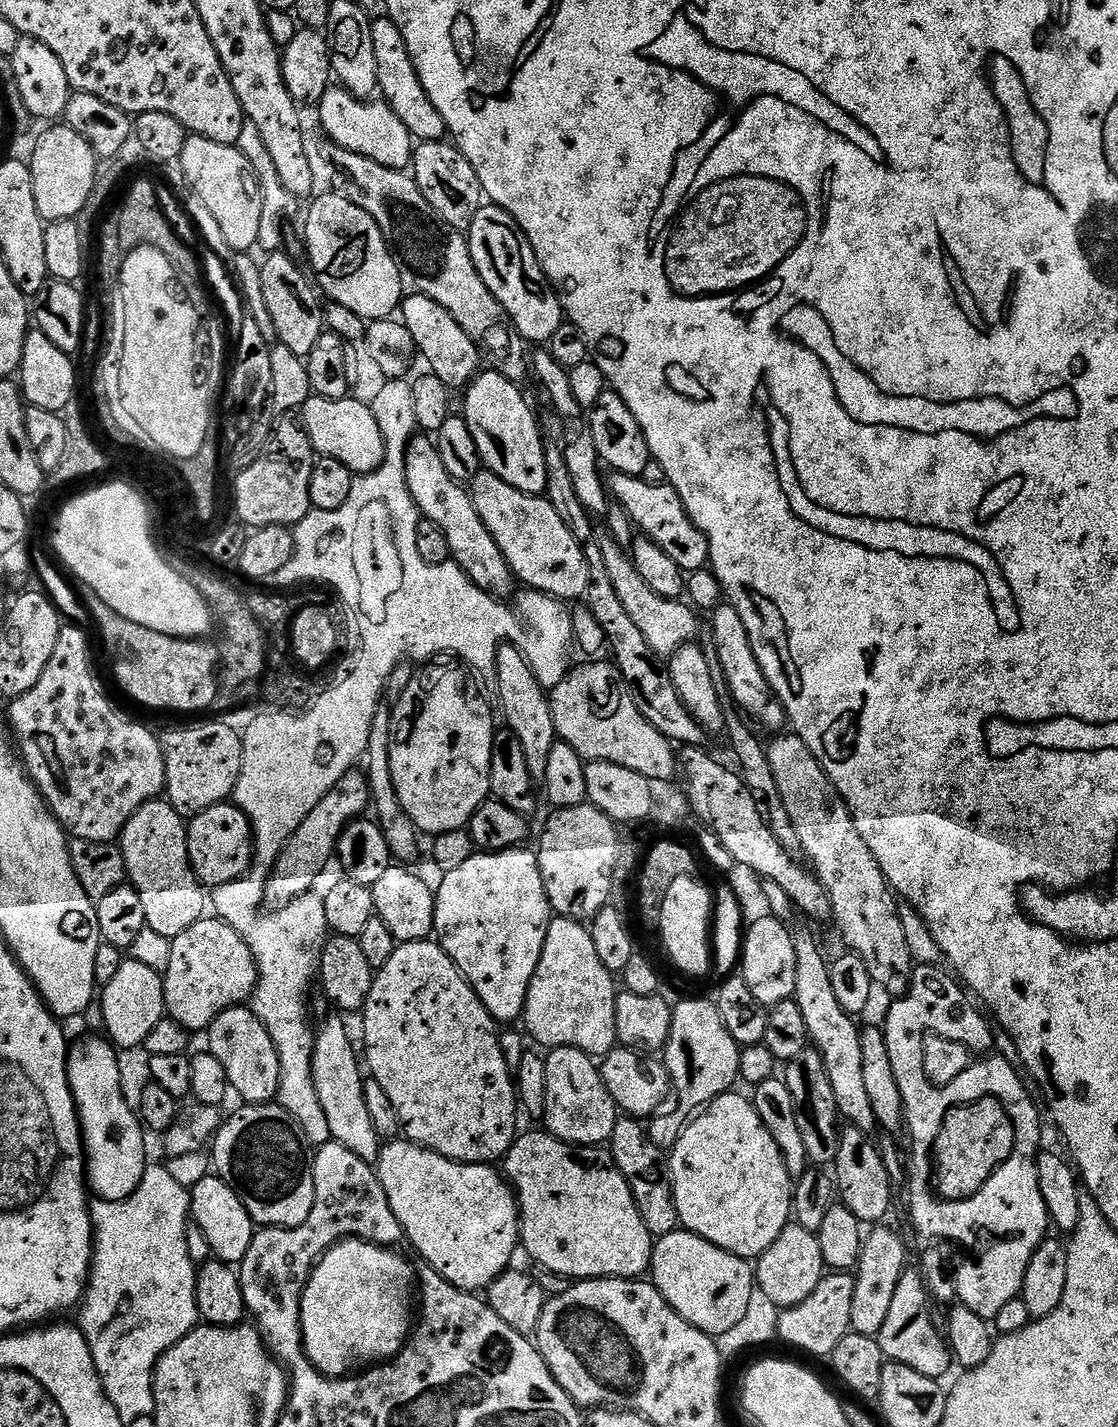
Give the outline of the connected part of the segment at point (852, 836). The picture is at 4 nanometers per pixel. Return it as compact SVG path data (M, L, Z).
M795 734L784 735L777 735L773 739L777 740L767 745L770 770L774 770L776 789L798 834L800 852L808 855L811 871L830 898L832 920L840 927L841 938L852 947L849 949L866 962L873 985L881 984L892 998L907 996L914 961L902 931L897 897L890 891L870 846L858 834L846 802L810 754L806 742Z

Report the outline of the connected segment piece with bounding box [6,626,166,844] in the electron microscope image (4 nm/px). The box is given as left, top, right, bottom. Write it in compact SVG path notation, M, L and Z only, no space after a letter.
M61 627L58 634L58 646L54 646L54 655L50 657L50 662L46 662L46 670L42 670L42 678L38 678L34 690L26 690L18 699L11 701L7 705L8 717L7 723L14 733L15 743L18 745L18 755L24 765L25 772L28 773L29 780L36 785L40 795L48 804L53 816L60 821L65 833L69 837L77 840L85 840L88 843L111 844L119 841L121 834L124 832L126 822L134 815L143 804L148 804L157 799L165 791L164 783L166 782L166 762L162 754L160 745L160 736L152 733L144 724L139 724L136 720L131 720L126 713L120 708L112 705L110 697L104 693L104 688L100 685L98 677L92 673L92 648L88 645L88 636L80 628Z

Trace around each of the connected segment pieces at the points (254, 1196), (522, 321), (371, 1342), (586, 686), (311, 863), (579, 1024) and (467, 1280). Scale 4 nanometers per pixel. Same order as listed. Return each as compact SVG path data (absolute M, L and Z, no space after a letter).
M257 1104L255 1106L241 1107L241 1112L236 1112L232 1117L225 1119L221 1123L220 1128L216 1132L216 1139L210 1145L210 1159L214 1165L215 1175L222 1177L231 1188L234 1194L238 1194L238 1198L242 1198L242 1206L246 1206L246 1210L250 1214L253 1225L263 1226L265 1228L297 1228L302 1226L302 1222L306 1222L306 1218L310 1218L310 1210L314 1210L314 1174L312 1173L312 1157L308 1139L304 1136L302 1126L298 1126L298 1122L289 1114L285 1108L273 1106L272 1104Z
M488 202L480 207L478 214L474 214L474 222L467 228L466 235L470 258L482 282L486 282L490 294L498 298L518 334L529 345L547 345L554 338L558 326L566 322L564 308L516 219Z
M349 1238L335 1244L312 1270L312 1277L300 1297L300 1325L304 1331L304 1352L324 1376L343 1378L365 1366L387 1362L408 1343L414 1324L414 1285L418 1276L404 1256L388 1246Z
M615 663L573 667L568 677L551 689L550 703L557 737L584 761L601 760L626 766L626 770L634 770L647 780L677 779L677 749L642 716Z
M363 771L348 772L332 787L330 794L326 794L326 798L322 798L322 802L318 802L318 806L314 806L314 810L310 810L306 818L302 818L302 826L298 826L298 830L294 830L294 834L285 842L276 865L268 874L264 887L265 905L272 910L285 908L300 896L309 895L315 889L312 887L315 886L320 871L328 863L333 863L340 835L352 821L361 819L369 808L368 780Z
M567 918L553 919L550 930L546 934L546 946L542 950L542 958L538 962L538 970L534 970L534 978L530 982L528 987L528 993L526 994L526 1002L524 1003L524 1014L522 1017L522 1024L528 1027L526 1029L527 1035L537 1040L540 1044L545 1044L545 1049L551 1050L553 1048L577 1048L586 1053L587 1056L593 1058L603 1058L617 1047L618 1041L616 1038L616 997L618 995L618 984L614 981L613 973L606 970L606 966L602 966L602 958L598 958L598 950L594 950L594 938L591 931L581 921L570 920Z
M397 1138L381 1147L380 1156L374 1167L382 1182L382 1190L386 1190L390 1210L394 1210L394 1218L398 1218L398 1222L404 1228L407 1243L412 1243L416 1247L417 1254L424 1259L423 1263L427 1267L438 1270L438 1274L442 1274L442 1278L446 1278L446 1282L450 1282L455 1288L460 1288L464 1292L480 1294L487 1290L500 1275L509 1271L511 1264L508 1263L511 1262L516 1248L518 1252L522 1244L520 1239L520 1206L516 1202L516 1194L511 1183L497 1169L496 1173L492 1164L460 1164L456 1160L440 1156L437 1152L431 1152L429 1148L424 1148L420 1144L413 1144L407 1138Z

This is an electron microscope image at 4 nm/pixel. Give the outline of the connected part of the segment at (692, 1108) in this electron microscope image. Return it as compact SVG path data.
M711 999L684 1000L673 1007L670 1038L662 1050L662 1063L668 1070L674 1100L676 1096L680 1105L673 1110L672 1116L657 1115L647 1125L649 1138L659 1148L672 1149L680 1133L701 1109L724 1092L733 1091L735 1084L732 1083L740 1080L740 1050L741 1045L737 1044L730 1030L726 1030L726 1022L722 1022L722 1014L718 1014Z

